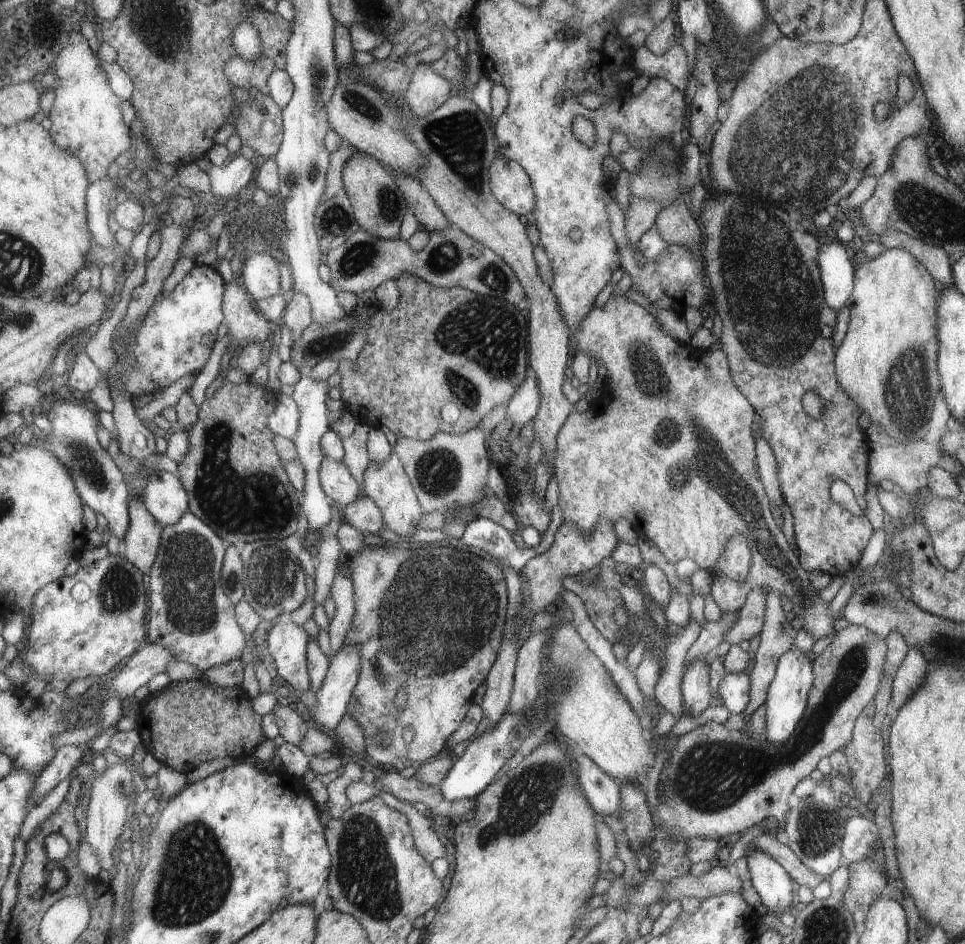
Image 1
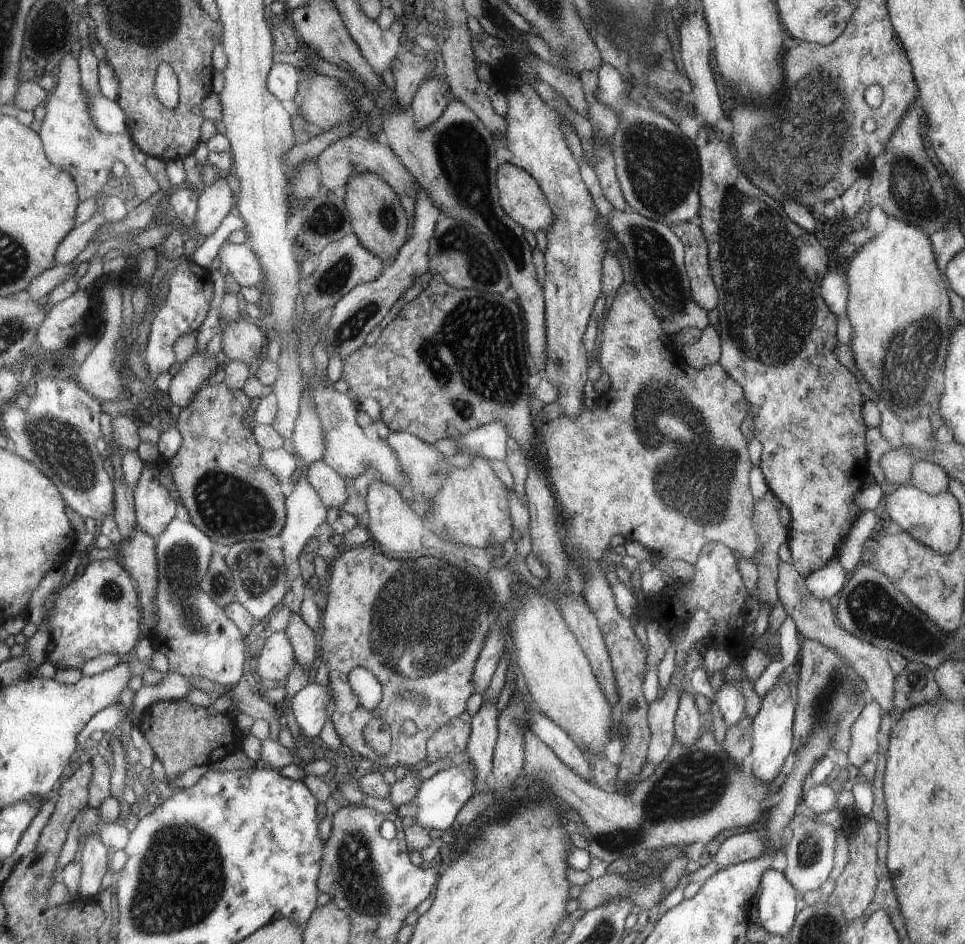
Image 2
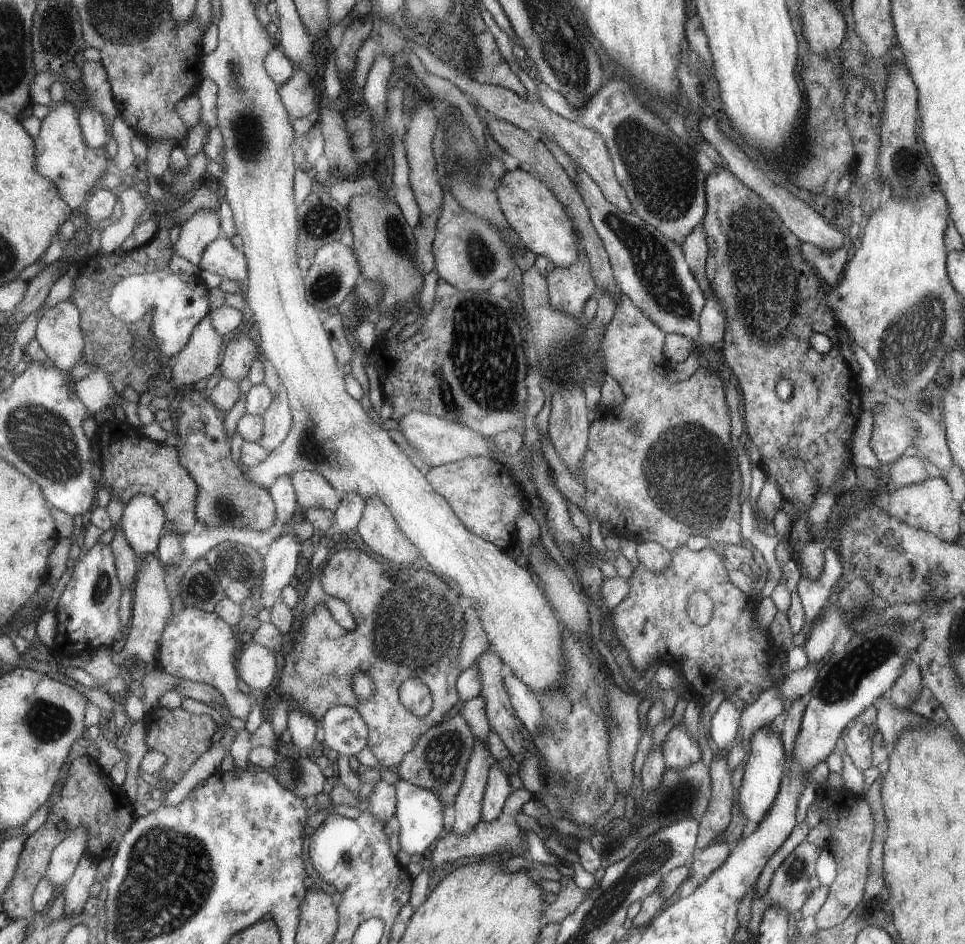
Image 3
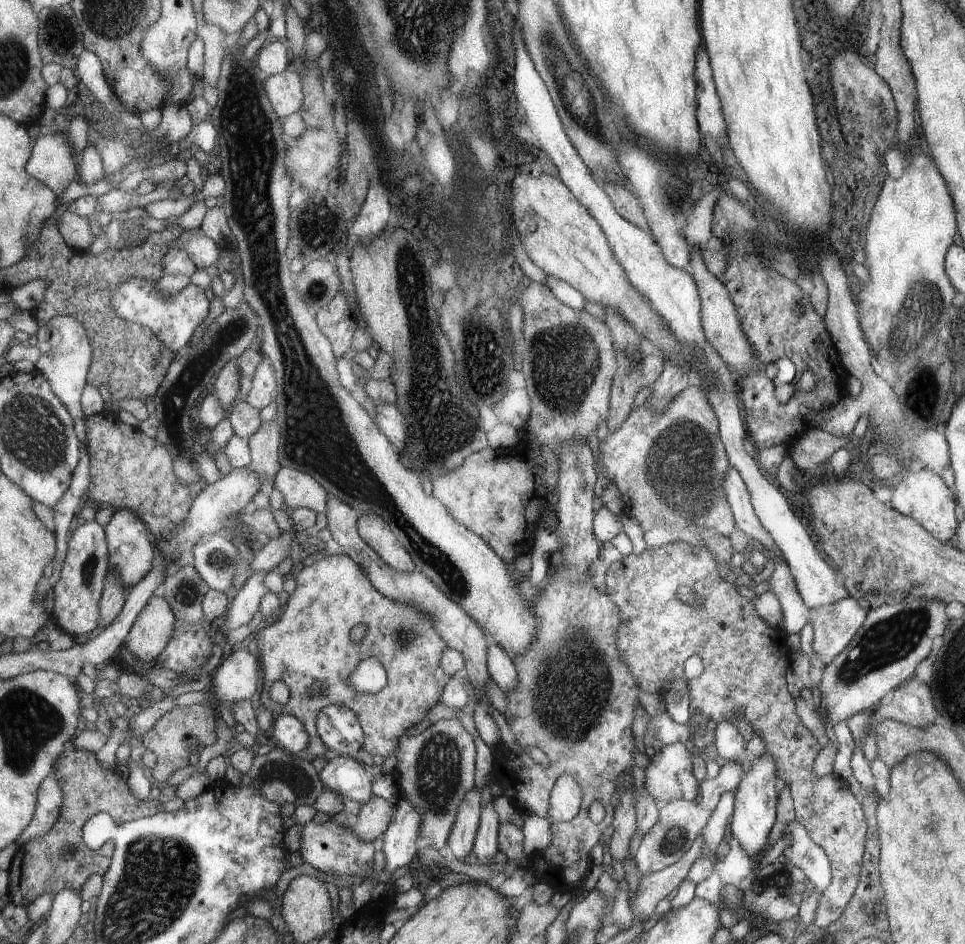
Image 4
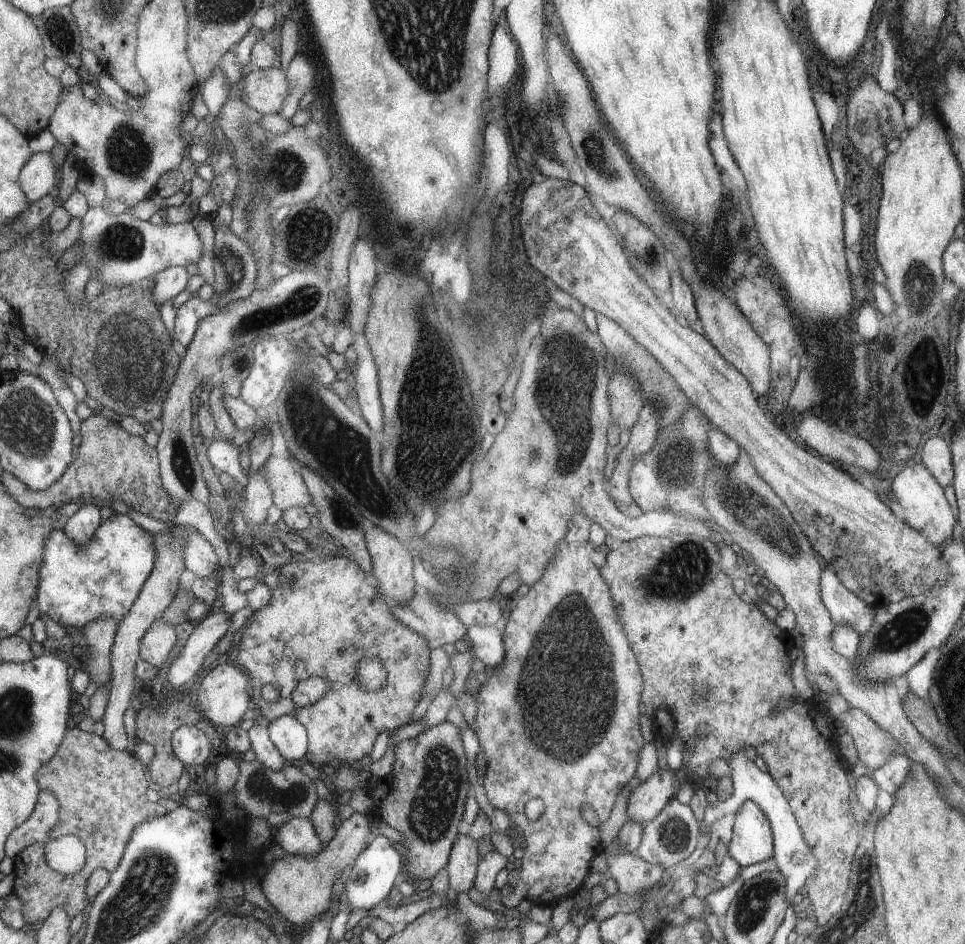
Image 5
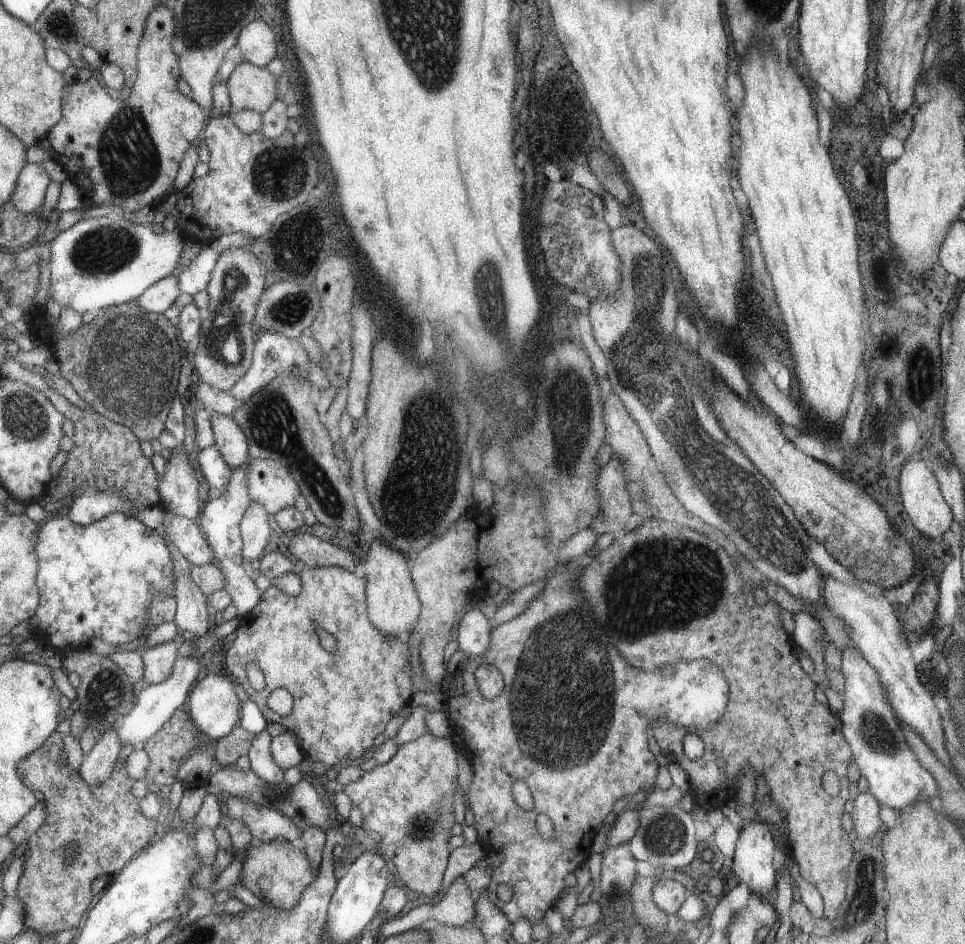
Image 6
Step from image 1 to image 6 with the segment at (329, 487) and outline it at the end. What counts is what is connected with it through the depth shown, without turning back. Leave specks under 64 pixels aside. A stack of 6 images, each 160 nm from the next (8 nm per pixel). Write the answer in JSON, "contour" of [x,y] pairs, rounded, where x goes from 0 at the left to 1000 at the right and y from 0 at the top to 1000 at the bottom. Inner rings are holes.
{"contour":[[[258,486],[258,528],[266,531],[278,544],[284,546],[295,537],[304,537],[306,528],[311,523],[310,513],[303,505],[303,501],[293,490],[283,486]]]}

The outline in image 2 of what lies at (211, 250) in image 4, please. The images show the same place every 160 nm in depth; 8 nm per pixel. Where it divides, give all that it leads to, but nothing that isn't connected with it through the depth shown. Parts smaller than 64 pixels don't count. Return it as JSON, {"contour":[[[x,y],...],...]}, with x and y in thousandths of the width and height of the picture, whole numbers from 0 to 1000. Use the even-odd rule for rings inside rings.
{"contour":[[[234,255],[227,265],[227,276],[236,286],[236,296],[246,304],[269,305],[273,298],[270,282],[258,258]]]}

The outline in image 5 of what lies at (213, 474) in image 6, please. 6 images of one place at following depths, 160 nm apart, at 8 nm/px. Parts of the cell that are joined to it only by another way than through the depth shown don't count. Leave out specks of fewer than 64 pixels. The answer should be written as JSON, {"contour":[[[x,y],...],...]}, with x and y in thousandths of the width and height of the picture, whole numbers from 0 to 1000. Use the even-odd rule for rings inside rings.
{"contour":[[[233,464],[220,468],[216,471],[215,483],[217,488],[228,500],[234,500],[244,506],[254,517],[258,505],[250,498],[250,479],[248,474]]]}

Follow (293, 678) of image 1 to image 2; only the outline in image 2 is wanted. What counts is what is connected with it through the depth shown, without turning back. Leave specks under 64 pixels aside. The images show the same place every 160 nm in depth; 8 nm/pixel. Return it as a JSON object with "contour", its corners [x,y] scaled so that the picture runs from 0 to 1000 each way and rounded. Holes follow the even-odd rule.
{"contour":[[[277,669],[273,684],[264,699],[264,716],[272,720],[286,720],[290,725],[304,708],[306,691],[295,669]]]}

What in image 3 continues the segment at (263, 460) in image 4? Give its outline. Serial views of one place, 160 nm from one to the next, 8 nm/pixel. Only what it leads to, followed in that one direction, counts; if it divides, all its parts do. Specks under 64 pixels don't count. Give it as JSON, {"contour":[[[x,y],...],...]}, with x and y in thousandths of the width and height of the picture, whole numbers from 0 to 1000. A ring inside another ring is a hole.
{"contour":[[[291,405],[270,442],[273,444],[272,461],[266,469],[280,477],[293,468],[303,448],[298,422]]]}

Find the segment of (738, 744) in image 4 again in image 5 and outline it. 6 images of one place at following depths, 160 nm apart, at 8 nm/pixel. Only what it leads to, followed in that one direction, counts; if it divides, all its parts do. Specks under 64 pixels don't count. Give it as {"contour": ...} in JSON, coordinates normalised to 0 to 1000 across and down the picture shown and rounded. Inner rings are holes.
{"contour":[[[770,794],[759,799],[753,805],[756,813],[760,839],[753,845],[744,847],[741,854],[734,854],[730,858],[730,871],[735,875],[739,869],[750,862],[762,862],[767,852],[776,846],[781,850],[795,865],[800,881],[800,909],[803,911],[806,923],[812,927],[813,943],[818,951],[832,939],[836,930],[846,925],[848,911],[842,907],[832,890],[830,878],[821,861],[820,855],[812,844],[811,838],[803,831],[795,817],[789,817],[779,805],[774,803]]]}

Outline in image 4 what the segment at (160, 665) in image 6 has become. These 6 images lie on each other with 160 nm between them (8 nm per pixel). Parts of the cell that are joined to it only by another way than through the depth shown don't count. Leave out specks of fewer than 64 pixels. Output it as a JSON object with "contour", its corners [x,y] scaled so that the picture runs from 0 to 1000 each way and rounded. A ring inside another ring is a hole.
{"contour":[[[167,627],[159,630],[132,673],[132,688],[147,701],[161,701],[176,681],[182,657]]]}

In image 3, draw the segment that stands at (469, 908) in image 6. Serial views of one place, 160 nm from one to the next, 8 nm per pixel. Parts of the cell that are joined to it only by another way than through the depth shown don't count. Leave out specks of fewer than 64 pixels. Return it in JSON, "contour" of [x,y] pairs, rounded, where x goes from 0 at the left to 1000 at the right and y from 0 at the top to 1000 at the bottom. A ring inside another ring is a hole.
{"contour":[[[494,783],[489,790],[480,831],[469,850],[468,880],[475,885],[484,883],[498,869],[499,843],[509,806],[505,786]]]}

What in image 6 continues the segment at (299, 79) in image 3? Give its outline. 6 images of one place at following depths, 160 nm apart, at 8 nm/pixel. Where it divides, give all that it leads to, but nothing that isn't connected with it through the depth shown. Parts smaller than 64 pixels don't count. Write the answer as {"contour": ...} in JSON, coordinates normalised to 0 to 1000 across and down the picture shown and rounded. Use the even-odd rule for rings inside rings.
{"contour":[[[258,65],[250,67],[236,83],[240,104],[239,120],[251,117],[275,119],[285,106],[285,81],[275,71],[266,72]]]}

